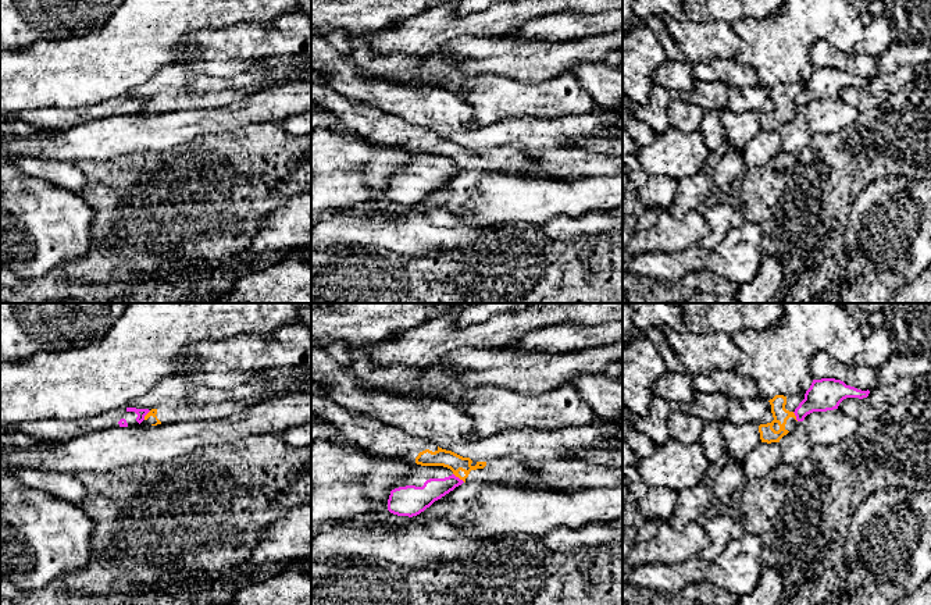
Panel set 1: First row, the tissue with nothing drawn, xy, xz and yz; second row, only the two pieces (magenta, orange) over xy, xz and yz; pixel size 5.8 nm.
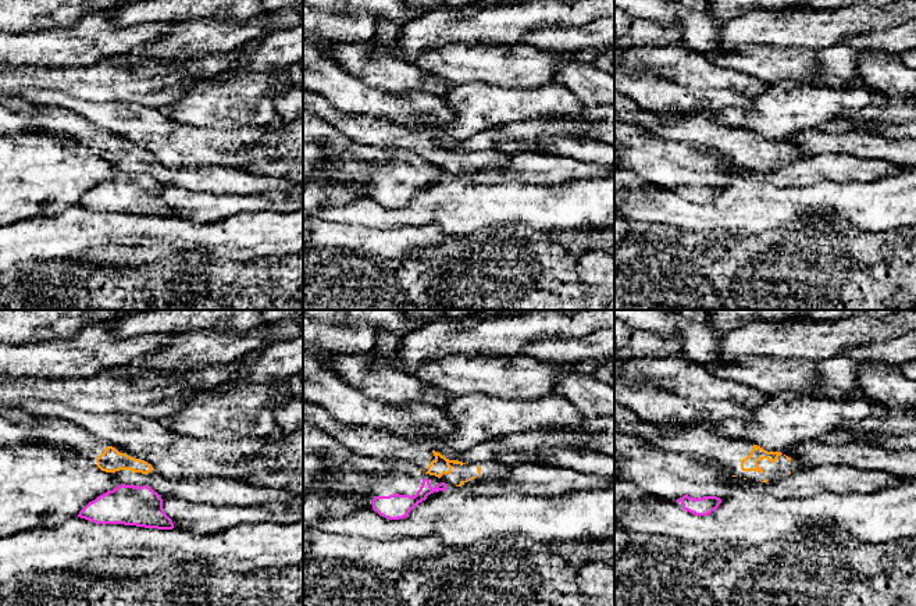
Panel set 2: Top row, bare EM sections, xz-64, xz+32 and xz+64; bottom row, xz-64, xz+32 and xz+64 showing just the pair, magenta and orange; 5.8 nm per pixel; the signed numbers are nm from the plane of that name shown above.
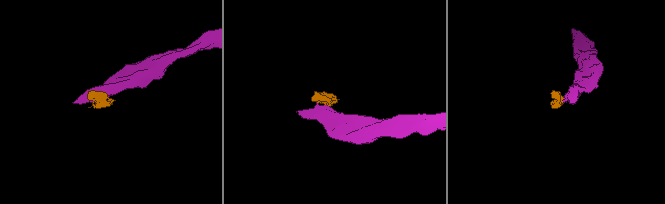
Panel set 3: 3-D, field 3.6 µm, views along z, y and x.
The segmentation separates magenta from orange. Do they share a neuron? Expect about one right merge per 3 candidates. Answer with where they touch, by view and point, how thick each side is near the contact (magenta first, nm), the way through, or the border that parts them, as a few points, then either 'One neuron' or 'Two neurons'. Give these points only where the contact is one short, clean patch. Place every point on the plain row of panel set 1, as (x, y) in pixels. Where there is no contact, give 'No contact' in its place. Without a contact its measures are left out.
Touches magenta at xz (457, 166). Thickness 140 nm (magenta) against 100 nm. Boundary: xz (453, 162), (464, 170). Two neurons

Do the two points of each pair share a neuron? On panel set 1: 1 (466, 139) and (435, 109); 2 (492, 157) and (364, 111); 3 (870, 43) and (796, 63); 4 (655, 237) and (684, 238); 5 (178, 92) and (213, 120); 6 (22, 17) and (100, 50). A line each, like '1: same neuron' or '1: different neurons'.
1: same neuron
2: same neuron
3: different neurons
4: same neuron
5: different neurons
6: different neurons

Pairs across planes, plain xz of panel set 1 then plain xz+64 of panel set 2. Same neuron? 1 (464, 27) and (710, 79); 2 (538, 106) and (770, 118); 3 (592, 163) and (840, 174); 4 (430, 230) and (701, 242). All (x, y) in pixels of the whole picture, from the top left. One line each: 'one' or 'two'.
1: two
2: one
3: one
4: one

